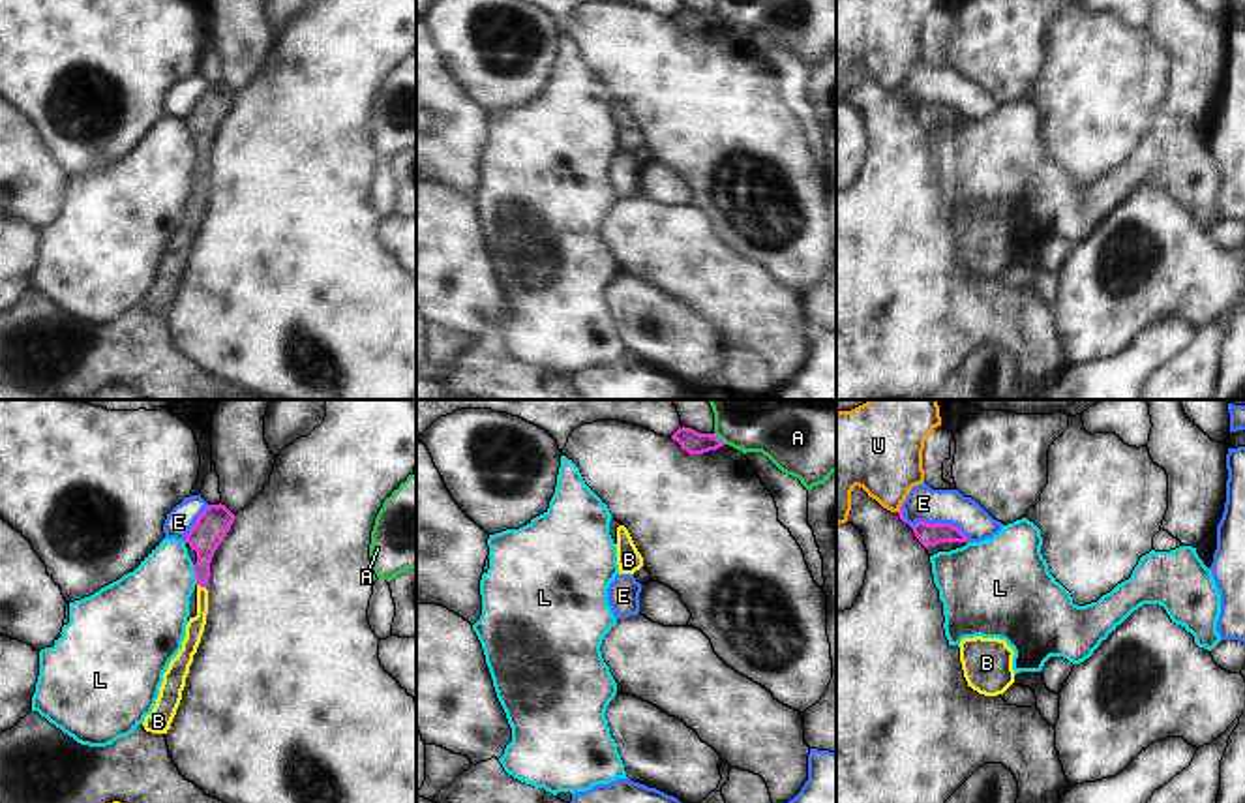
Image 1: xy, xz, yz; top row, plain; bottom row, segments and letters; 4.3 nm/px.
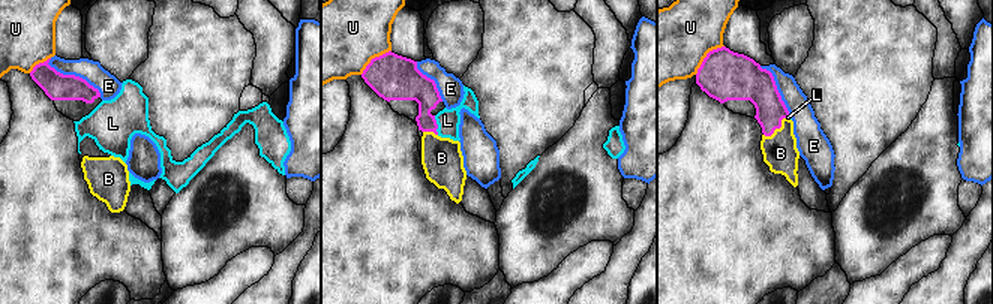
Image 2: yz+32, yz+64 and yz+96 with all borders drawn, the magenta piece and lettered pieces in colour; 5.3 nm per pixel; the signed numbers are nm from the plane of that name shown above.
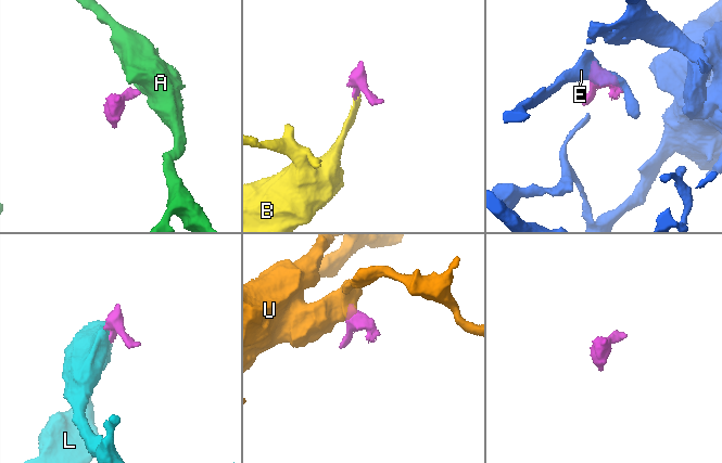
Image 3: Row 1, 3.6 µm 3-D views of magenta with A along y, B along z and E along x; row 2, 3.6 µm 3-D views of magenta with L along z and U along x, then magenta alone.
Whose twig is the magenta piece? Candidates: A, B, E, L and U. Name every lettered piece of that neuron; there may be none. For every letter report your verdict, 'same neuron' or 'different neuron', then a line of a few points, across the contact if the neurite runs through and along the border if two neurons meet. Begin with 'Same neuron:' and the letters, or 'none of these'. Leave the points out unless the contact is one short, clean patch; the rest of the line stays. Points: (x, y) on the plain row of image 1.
Same neuron: B
A: different neuron; line xz (713, 14), (726, 23)
B: same neuron; line xy (209, 111), (205, 115), (201, 166), (201, 197), (195, 205)
E: different neuron
L: different neuron; line xy (192, 145), (197, 164)
U: different neuron; line yz (900, 85), (897, 90)

